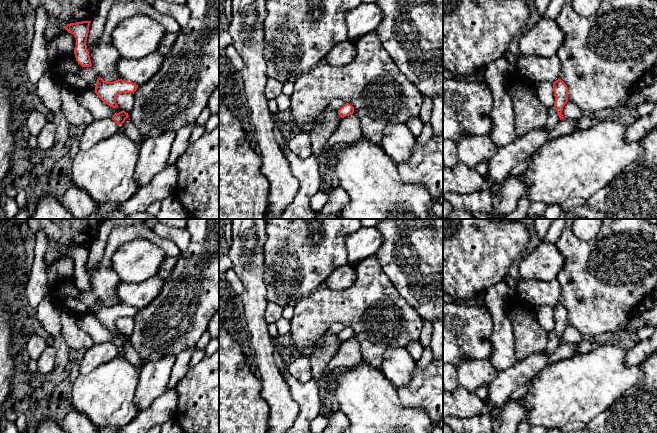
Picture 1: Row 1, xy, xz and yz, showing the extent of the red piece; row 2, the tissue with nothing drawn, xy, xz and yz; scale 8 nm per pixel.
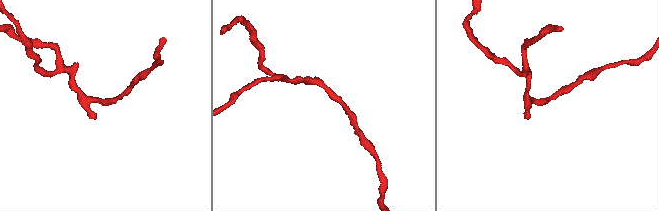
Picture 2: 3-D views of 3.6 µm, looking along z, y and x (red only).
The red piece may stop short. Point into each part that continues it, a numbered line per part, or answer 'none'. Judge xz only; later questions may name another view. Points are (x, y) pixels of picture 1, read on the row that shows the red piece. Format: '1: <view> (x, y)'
none

